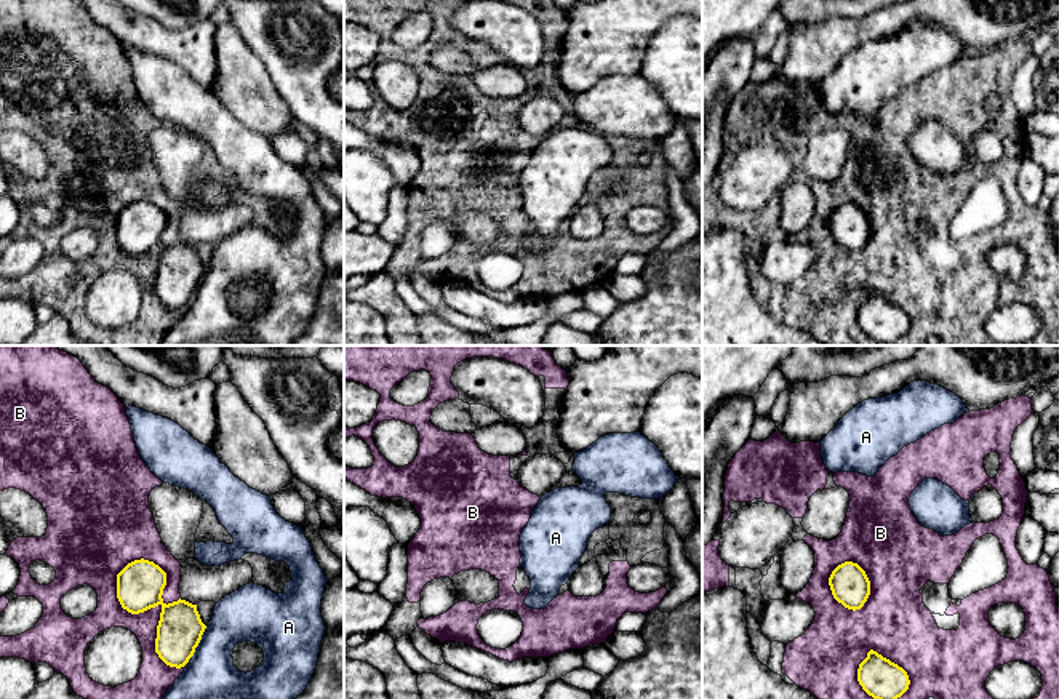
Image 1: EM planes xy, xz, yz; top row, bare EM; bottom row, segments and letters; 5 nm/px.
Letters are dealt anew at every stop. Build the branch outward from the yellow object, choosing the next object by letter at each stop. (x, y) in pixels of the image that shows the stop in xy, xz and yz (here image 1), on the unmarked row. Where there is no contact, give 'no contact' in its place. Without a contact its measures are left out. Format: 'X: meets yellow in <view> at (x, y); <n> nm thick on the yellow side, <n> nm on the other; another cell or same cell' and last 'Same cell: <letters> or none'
A: meets yellow in xy at (199, 283); 220 nm thick on the yellow side, 340 nm on the other; another cell
B: meets yellow in xy at (162, 251); 240 nm thick on the yellow side, 130 nm on the other; another cell
Same cell: none

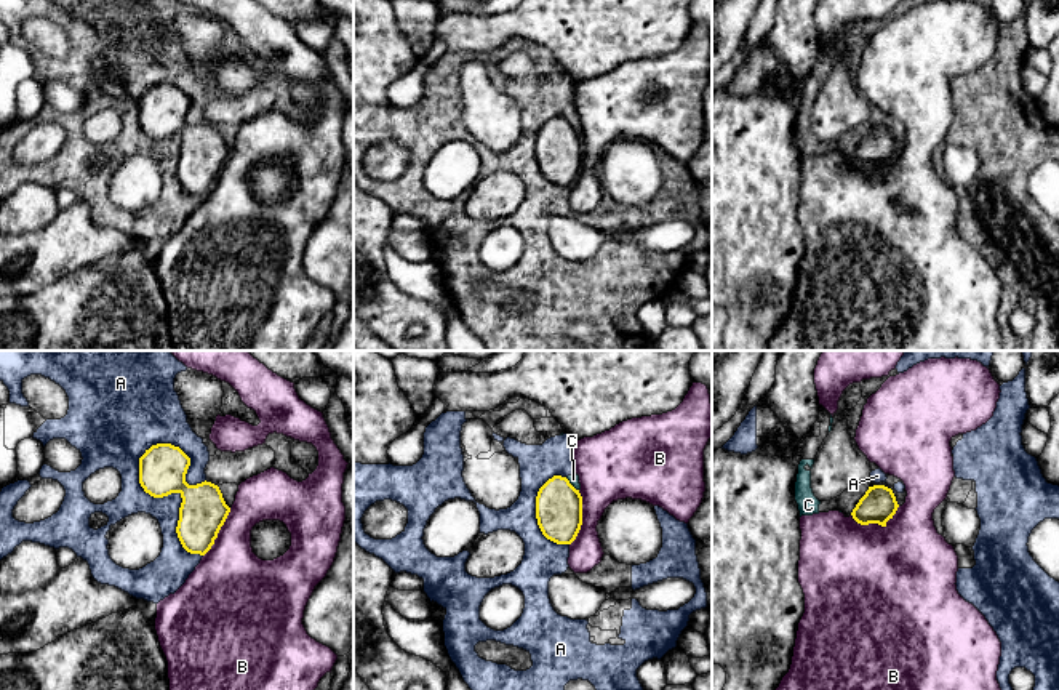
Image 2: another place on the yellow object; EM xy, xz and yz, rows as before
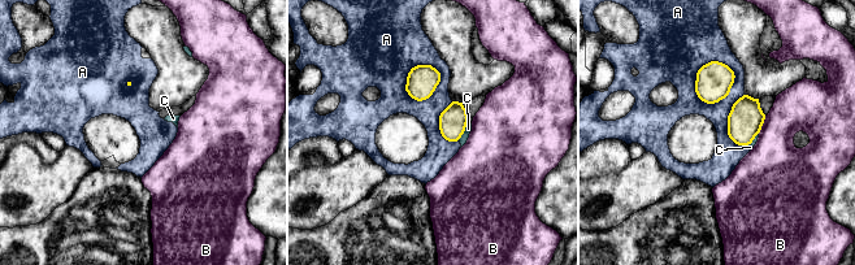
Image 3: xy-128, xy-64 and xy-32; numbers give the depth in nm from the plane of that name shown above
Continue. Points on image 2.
A: meets yellow in xy at (175, 133); 240 nm thick on the yellow side, 140 nm on the other; another cell
B: meets yellow in yz at (877, 164); 180 nm thick on the yellow side, 480 nm on the other; another cell
C: meets yellow in xz at (570, 125); 240 nm thick on the yellow side, 50 nm on the other; another cell
Same cell: none

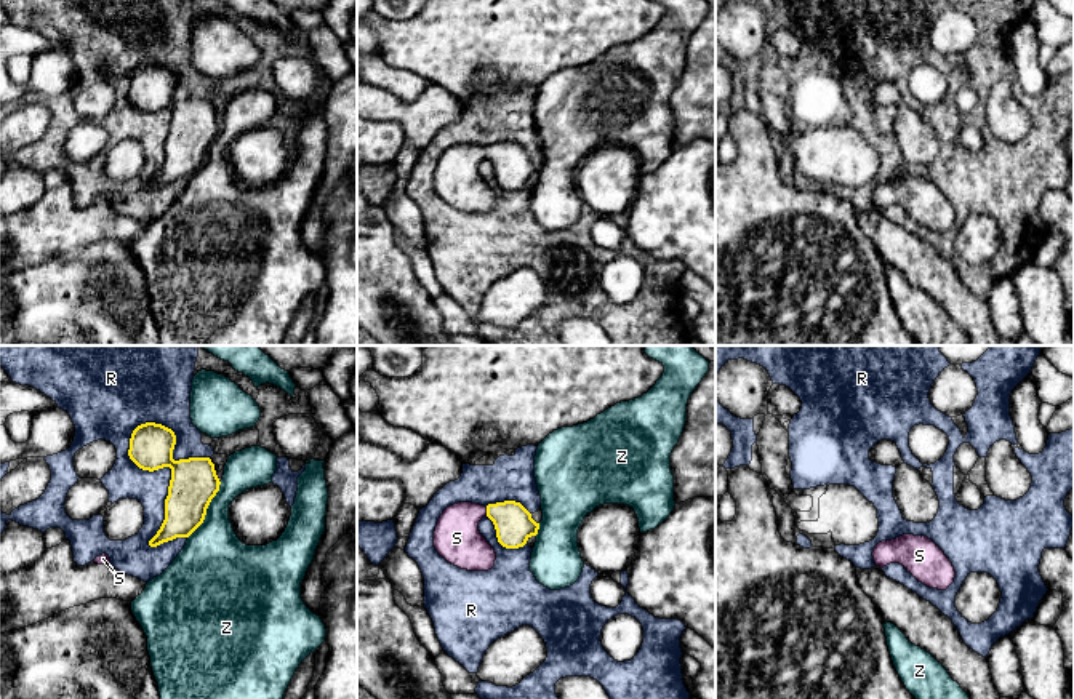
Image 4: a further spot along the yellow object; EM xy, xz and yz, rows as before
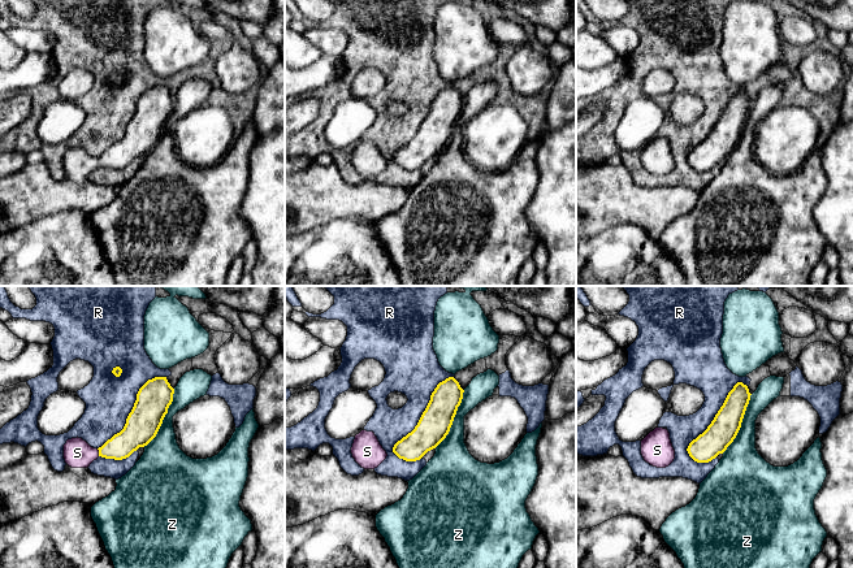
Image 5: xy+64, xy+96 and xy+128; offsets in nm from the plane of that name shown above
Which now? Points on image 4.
R: meets yellow in xy at (170, 109); 240 nm thick on the yellow side, 180 nm on the other; another cell
S: meets yellow in xz at (487, 154); 190 nm thick on the yellow side, 240 nm on the other; same cell
Z: meets yellow in xy at (205, 152); 240 nm thick on the yellow side, 320 nm on the other; another cell
Same cell: S

